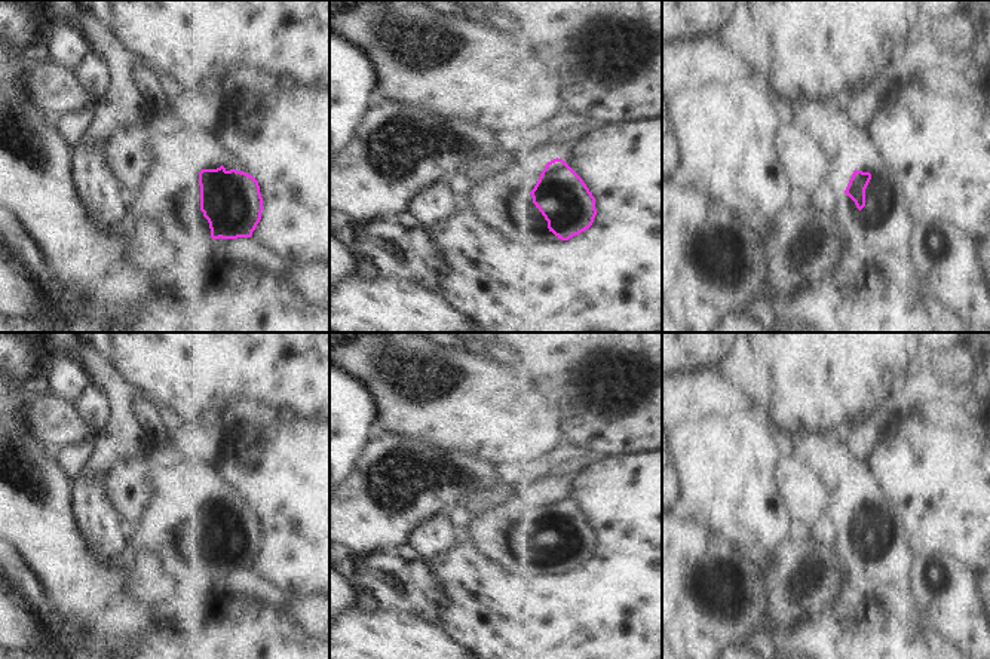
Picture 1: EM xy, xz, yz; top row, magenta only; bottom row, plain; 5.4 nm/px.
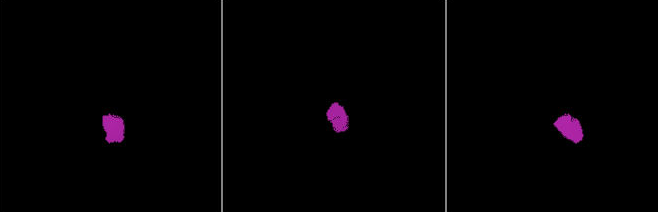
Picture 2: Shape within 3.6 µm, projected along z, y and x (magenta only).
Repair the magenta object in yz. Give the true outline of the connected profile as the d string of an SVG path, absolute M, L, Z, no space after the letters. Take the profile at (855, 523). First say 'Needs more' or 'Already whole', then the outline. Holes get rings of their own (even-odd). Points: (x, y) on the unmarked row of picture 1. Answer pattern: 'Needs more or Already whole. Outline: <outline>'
Needs more. Outline: M877 500L871 506L855 502L845 525L861 543L861 570L867 579L870 594L902 601L917 564L911 557L911 548L895 515L895 508L895 500Z

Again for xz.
Needs more. Outline: M563 493L546 496L531 524L479 519L468 531L473 546L506 573L537 573L548 564L558 571L585 564L597 548L595 530Z

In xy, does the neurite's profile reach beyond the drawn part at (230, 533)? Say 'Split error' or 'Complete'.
Split error.

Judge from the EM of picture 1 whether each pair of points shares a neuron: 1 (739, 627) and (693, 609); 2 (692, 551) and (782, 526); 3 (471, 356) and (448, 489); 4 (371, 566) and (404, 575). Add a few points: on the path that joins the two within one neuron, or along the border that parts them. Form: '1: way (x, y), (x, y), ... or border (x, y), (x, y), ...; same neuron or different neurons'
1: way (728, 618), (711, 615), (705, 610); same neuron
2: border (693, 523), (708, 538), (728, 543), (745, 563); different neurons
3: border (420, 443), (441, 450), (462, 450), (487, 463); different neurons
4: way (379, 573), (397, 575); same neuron

